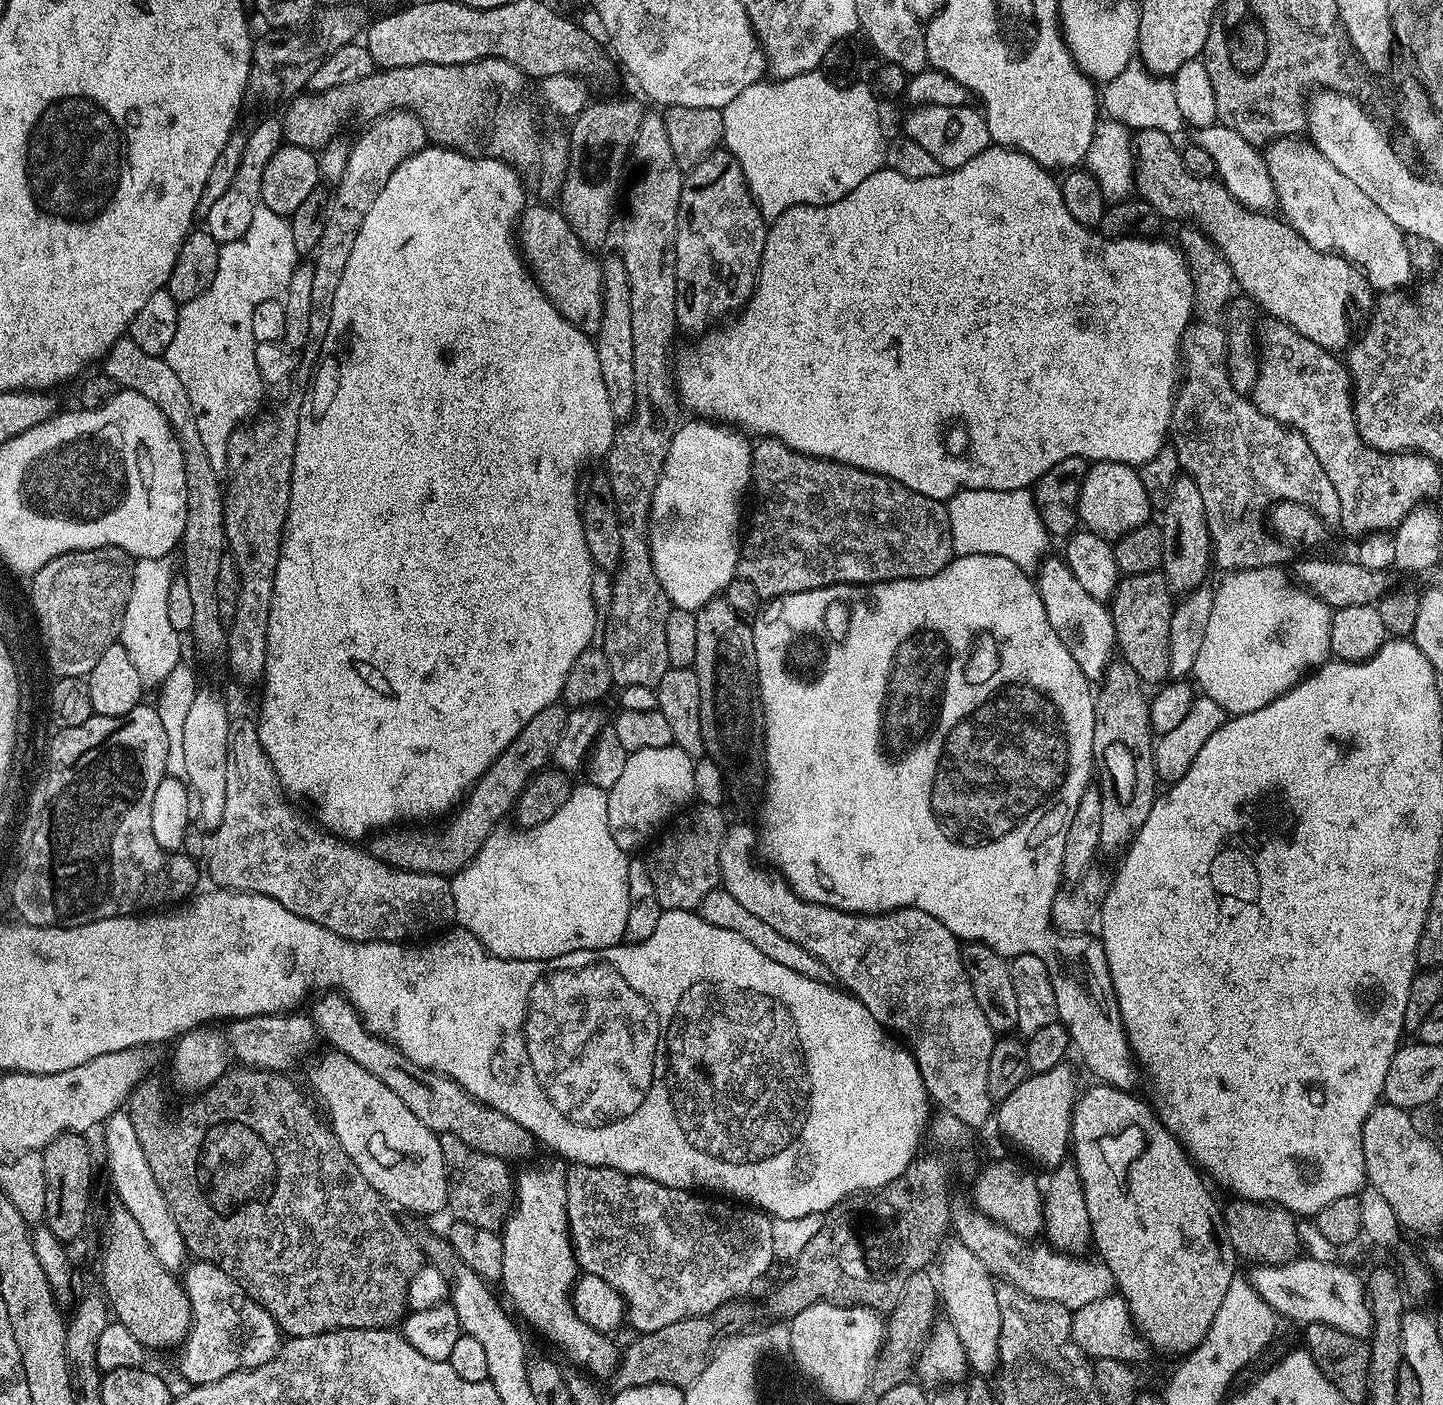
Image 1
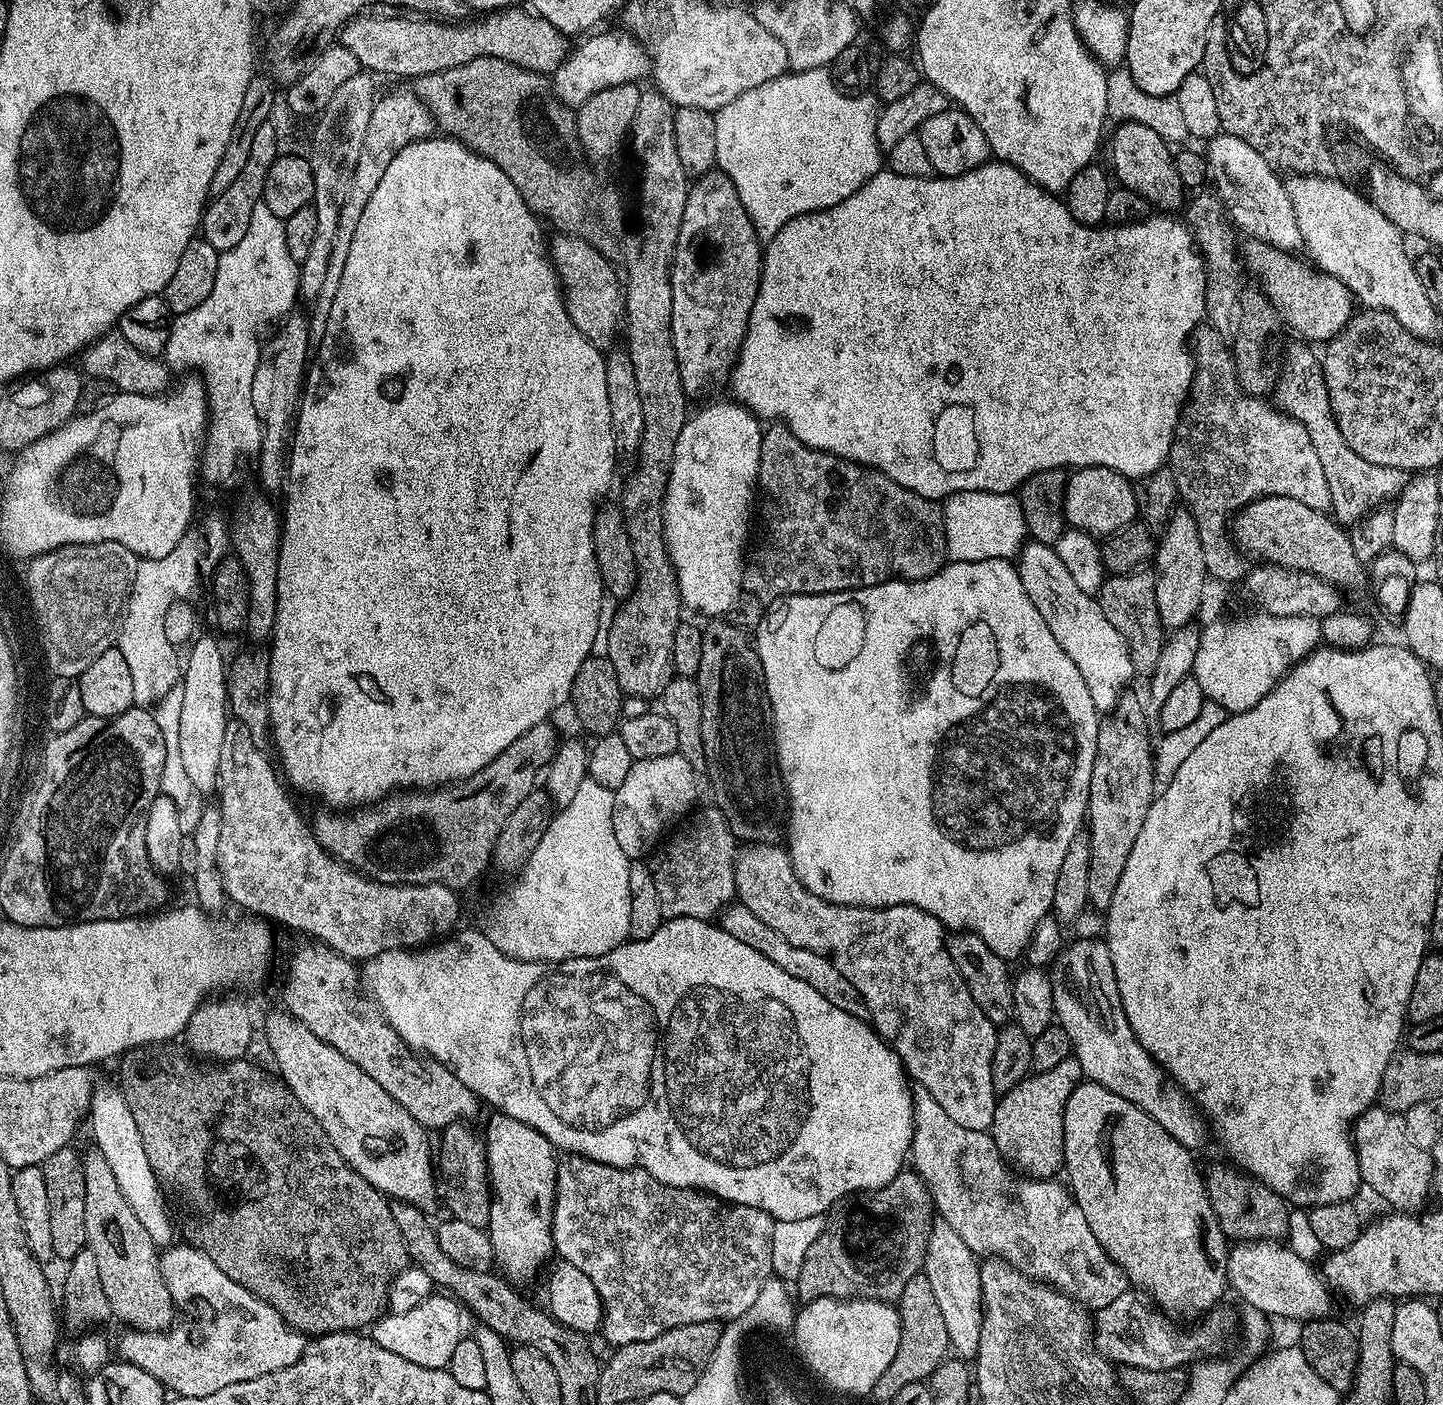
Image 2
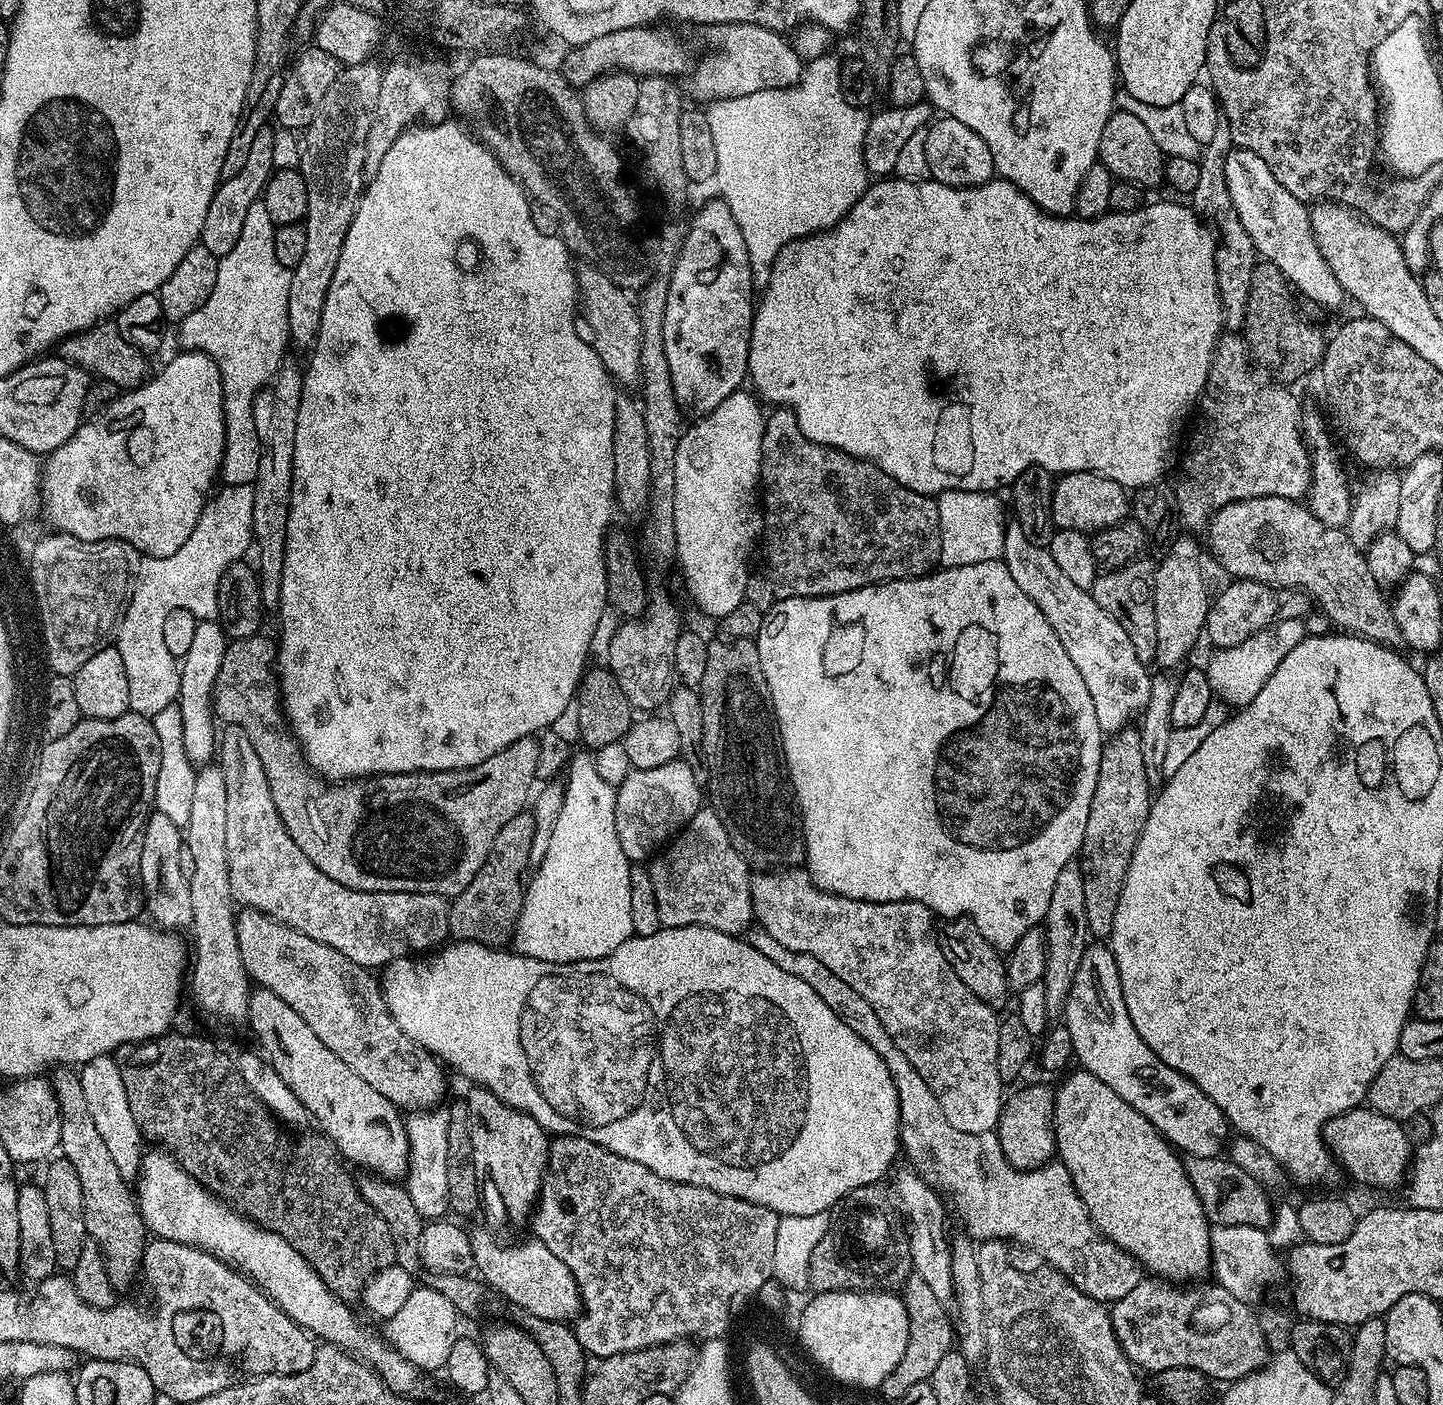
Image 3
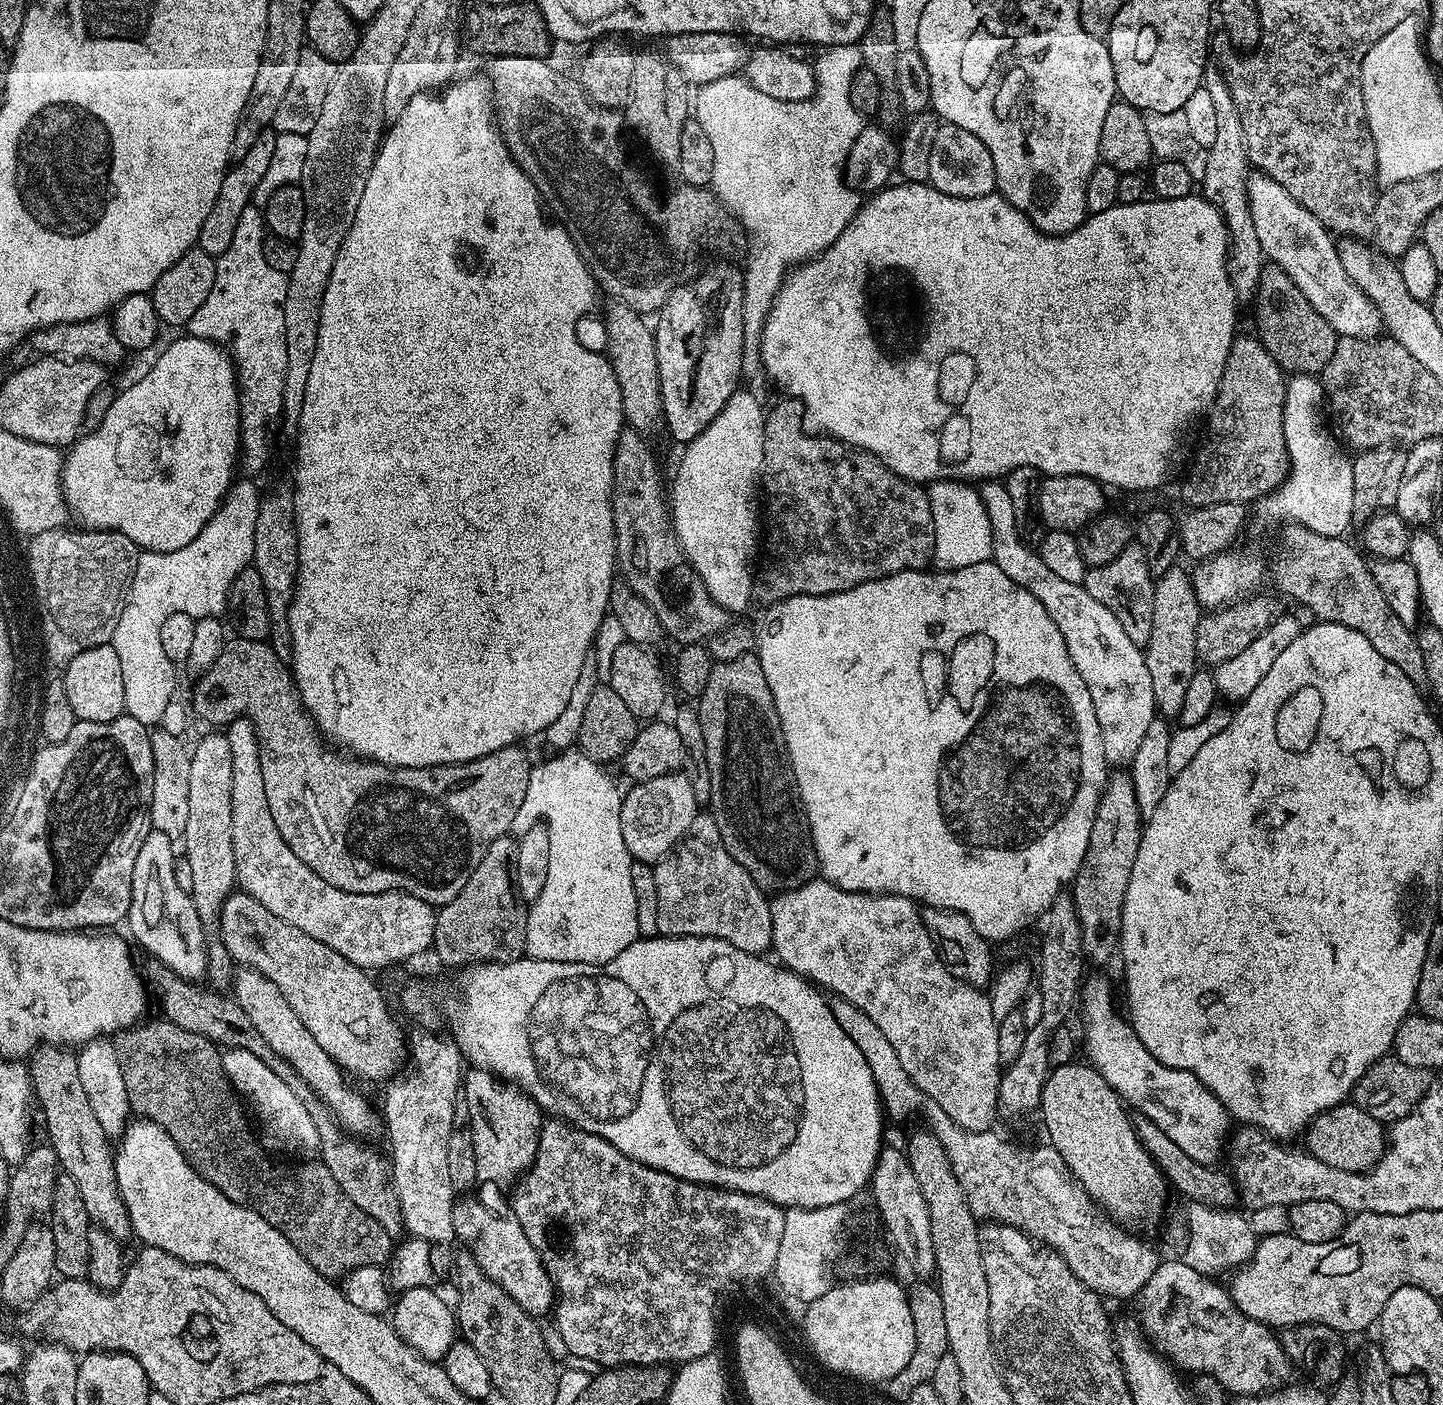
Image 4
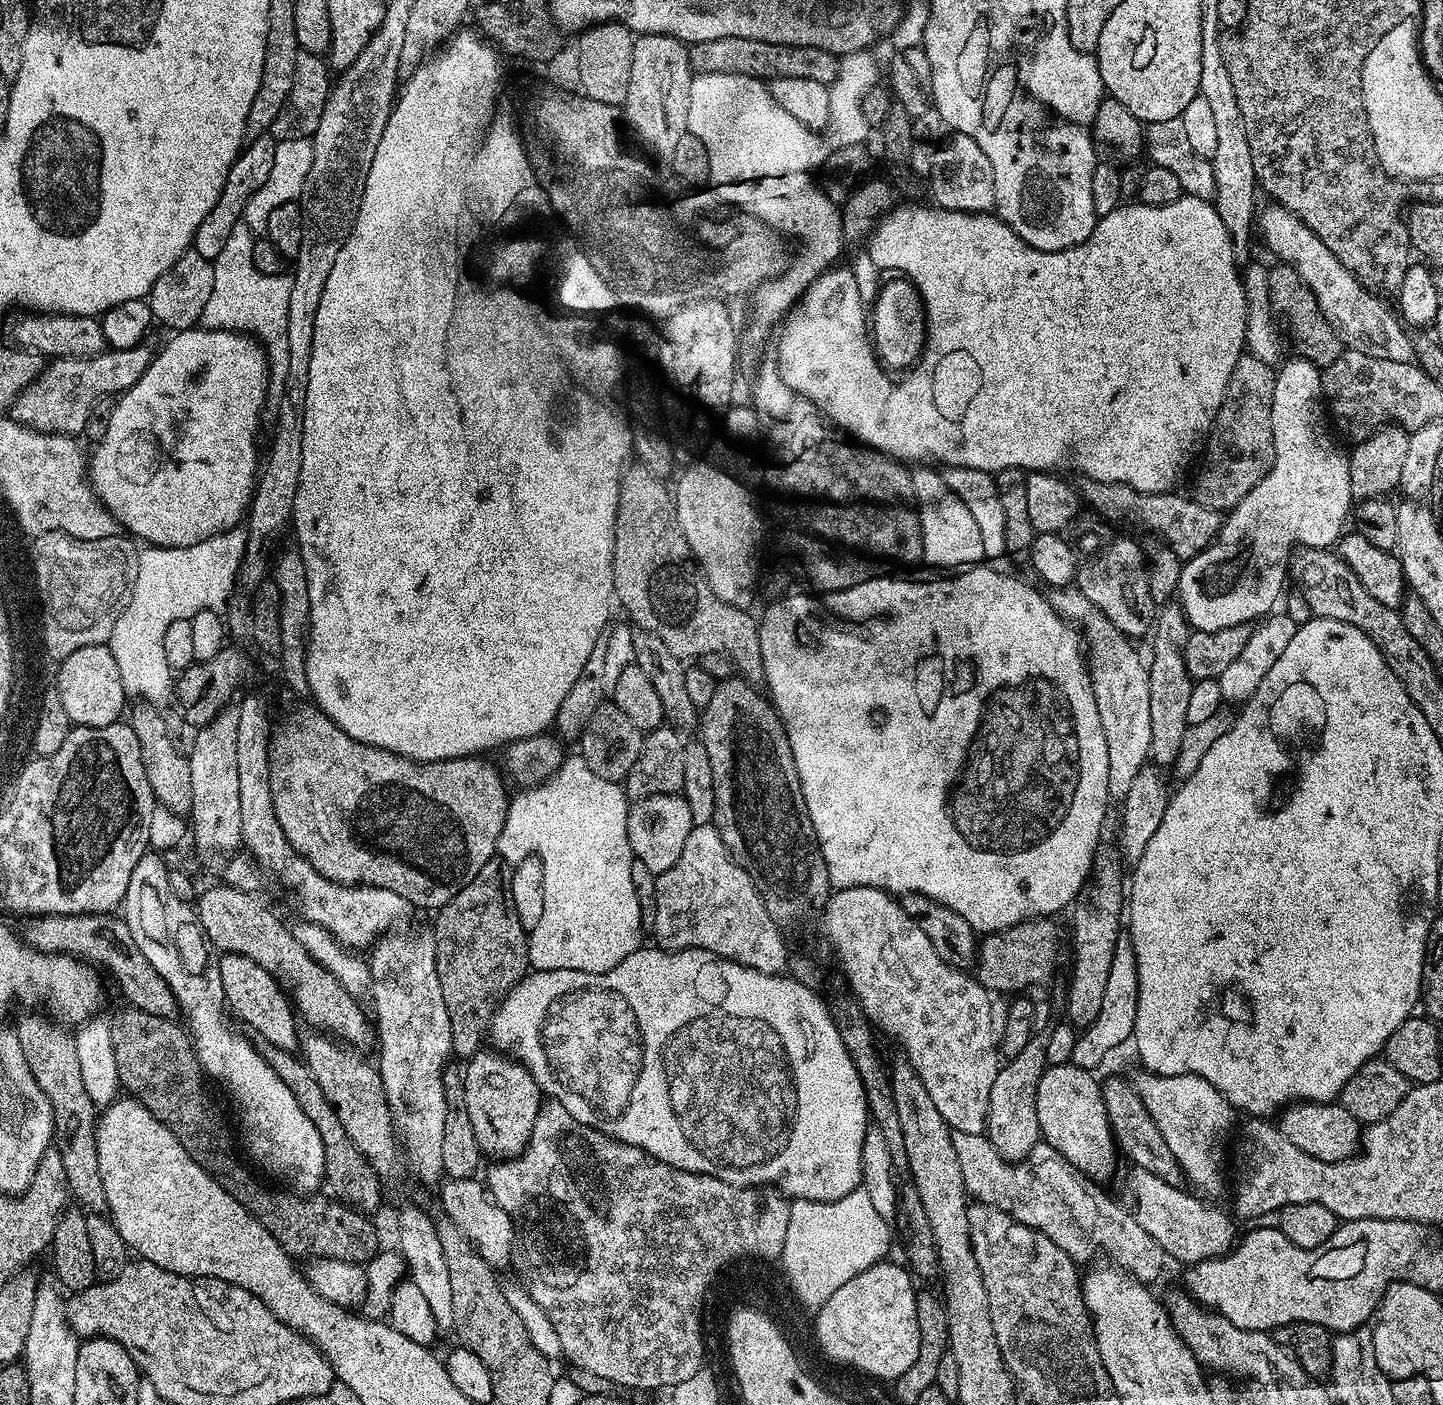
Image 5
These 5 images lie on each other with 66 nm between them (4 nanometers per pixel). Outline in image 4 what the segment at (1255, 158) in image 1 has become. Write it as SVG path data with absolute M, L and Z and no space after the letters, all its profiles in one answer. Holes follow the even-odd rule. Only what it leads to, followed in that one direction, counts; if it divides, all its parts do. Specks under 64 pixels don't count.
M1259 170L1249 175L1248 201L1250 218L1254 218L1254 230L1258 233L1258 242L1262 242L1265 257L1282 270L1286 270L1286 274L1290 274L1294 286L1298 286L1298 290L1302 290L1302 294L1306 297L1306 302L1310 302L1310 306L1314 306L1314 310L1318 310L1318 314L1322 314L1322 318L1330 322L1337 337L1349 336L1358 340L1377 339L1382 332L1380 312L1374 306L1374 302L1366 298L1364 291L1346 274L1346 266L1342 266L1340 250L1333 233L1329 232L1322 222L1318 222L1318 218L1314 218L1314 214L1306 210L1306 206L1294 202L1294 198L1290 198L1290 194L1286 194L1286 190L1282 190L1282 186L1274 182L1274 178L1265 176Z

